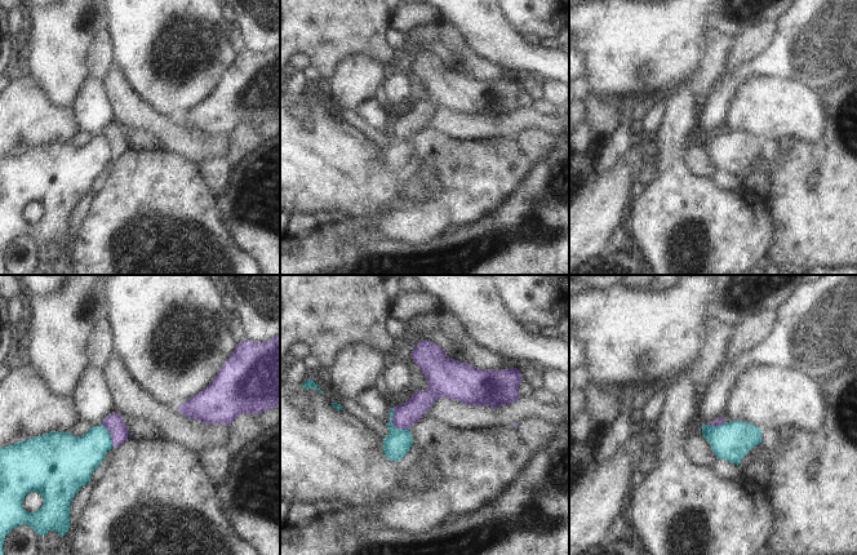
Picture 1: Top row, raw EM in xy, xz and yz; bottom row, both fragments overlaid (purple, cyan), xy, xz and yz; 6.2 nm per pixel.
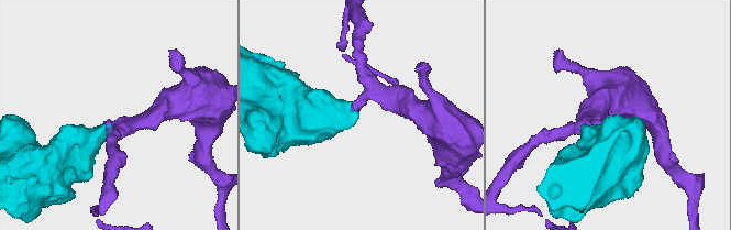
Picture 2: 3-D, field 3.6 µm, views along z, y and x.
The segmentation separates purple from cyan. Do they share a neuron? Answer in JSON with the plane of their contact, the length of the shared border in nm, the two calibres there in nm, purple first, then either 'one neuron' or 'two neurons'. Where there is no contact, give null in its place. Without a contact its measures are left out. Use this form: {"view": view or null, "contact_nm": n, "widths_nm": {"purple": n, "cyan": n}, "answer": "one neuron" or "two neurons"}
{"view": "xz", "contact_nm": 170, "widths_nm": {"purple": 150, "cyan": 170}, "answer": "two neurons"}

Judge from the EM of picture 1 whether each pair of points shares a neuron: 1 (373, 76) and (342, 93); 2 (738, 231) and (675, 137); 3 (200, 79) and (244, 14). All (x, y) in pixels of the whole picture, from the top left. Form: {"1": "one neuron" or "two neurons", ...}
{"1": "one neuron", "2": "one neuron", "3": "two neurons"}

